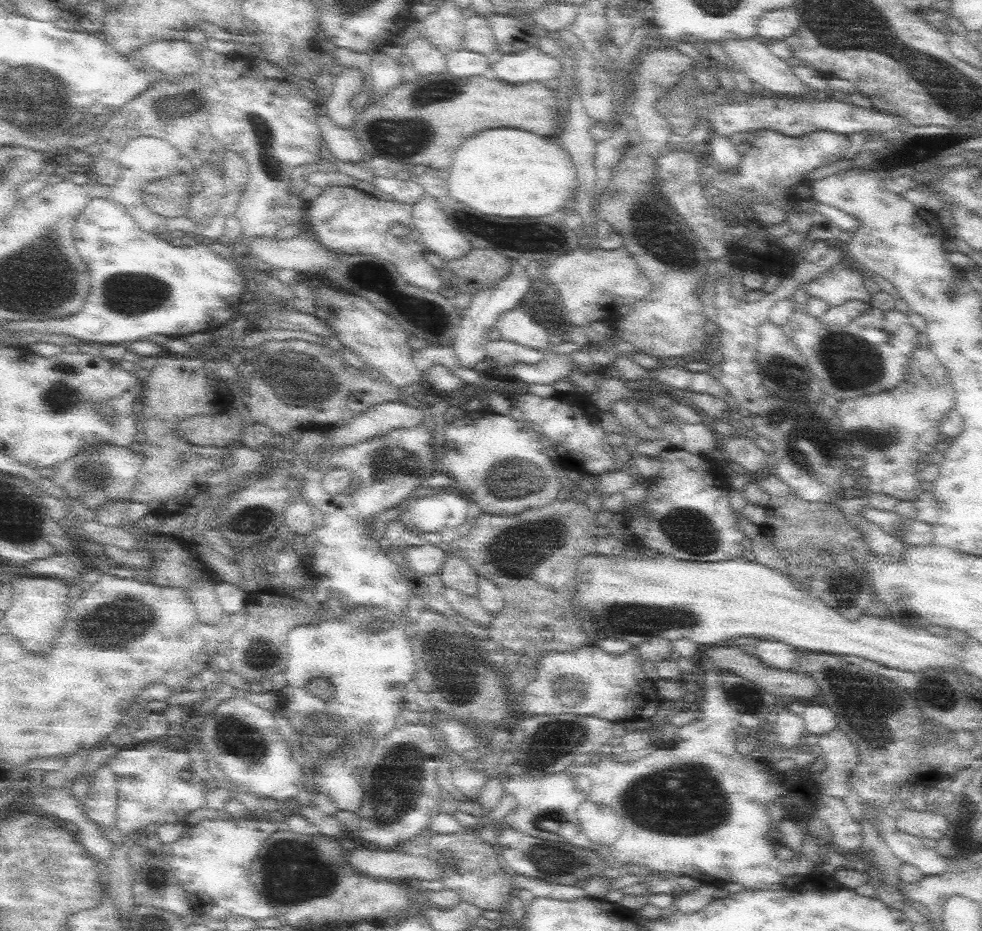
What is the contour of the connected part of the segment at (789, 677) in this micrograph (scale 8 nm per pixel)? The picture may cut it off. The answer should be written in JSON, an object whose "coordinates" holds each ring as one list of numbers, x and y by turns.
{"coordinates":[[710,646,702,648,700,657,720,670,731,670,737,676,746,678,753,686,761,687,764,691,772,694,775,698,790,696,794,698,812,699,819,694,818,684,810,678,810,675,801,673,799,670,778,670,774,666,765,665,755,656,753,651,748,651,738,646]]}

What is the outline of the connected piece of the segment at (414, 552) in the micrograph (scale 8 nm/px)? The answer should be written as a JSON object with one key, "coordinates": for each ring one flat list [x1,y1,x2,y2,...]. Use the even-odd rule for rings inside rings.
{"coordinates":[[429,543,422,546,410,546,404,550,403,554,407,559,406,572,408,574,416,572,418,576,439,575,447,557,447,551]]}

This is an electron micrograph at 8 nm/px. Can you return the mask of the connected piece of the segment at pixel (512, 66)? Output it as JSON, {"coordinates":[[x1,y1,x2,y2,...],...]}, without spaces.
{"coordinates":[[530,48,518,54,501,55,500,60,491,64,500,80,510,84,524,84,530,81,545,83,558,79,563,64,559,57,550,56,540,48]]}

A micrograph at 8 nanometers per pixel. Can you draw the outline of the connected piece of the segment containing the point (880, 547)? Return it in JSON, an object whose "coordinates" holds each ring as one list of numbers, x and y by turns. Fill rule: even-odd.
{"coordinates":[[861,511,853,519,856,520,856,526,862,528,862,532,873,550,873,554,879,556,884,562,892,562,902,558,905,550,905,542,902,537,888,534,881,526,870,522]]}

